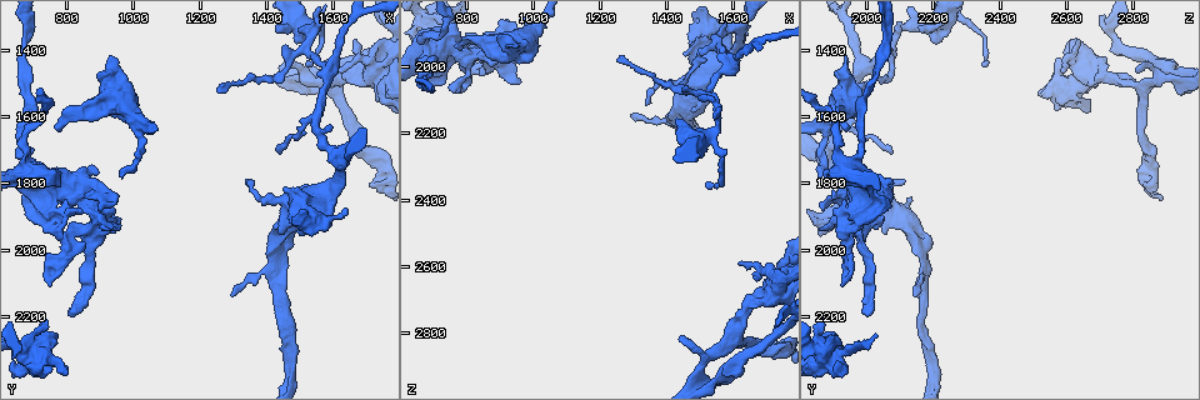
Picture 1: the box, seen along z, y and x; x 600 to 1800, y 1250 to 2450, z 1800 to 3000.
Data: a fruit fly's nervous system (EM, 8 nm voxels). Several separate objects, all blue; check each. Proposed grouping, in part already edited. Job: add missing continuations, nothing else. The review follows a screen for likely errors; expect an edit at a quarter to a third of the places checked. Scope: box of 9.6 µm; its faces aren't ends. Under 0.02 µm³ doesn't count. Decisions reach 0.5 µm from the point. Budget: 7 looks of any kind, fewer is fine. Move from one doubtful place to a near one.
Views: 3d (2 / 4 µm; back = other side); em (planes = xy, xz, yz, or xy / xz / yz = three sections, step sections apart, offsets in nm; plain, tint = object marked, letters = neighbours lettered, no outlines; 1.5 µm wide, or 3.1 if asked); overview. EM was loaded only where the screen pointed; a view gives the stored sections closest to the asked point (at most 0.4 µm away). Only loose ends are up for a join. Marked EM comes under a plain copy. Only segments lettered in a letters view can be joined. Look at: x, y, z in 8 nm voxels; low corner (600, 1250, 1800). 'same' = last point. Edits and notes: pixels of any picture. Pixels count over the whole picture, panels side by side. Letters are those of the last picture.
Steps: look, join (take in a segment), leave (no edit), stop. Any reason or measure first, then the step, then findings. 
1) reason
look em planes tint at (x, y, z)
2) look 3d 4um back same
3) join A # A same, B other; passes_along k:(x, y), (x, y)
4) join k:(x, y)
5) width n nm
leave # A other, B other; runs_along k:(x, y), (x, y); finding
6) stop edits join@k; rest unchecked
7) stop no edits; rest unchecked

tapers out
look em xy step 8 tint at (1520, 1440, 2340)

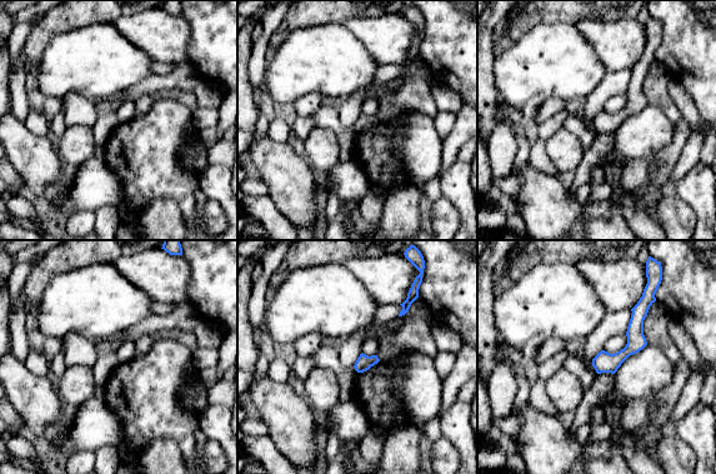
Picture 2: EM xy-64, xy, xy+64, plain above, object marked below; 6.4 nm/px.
cut it another way
look em planes letters same

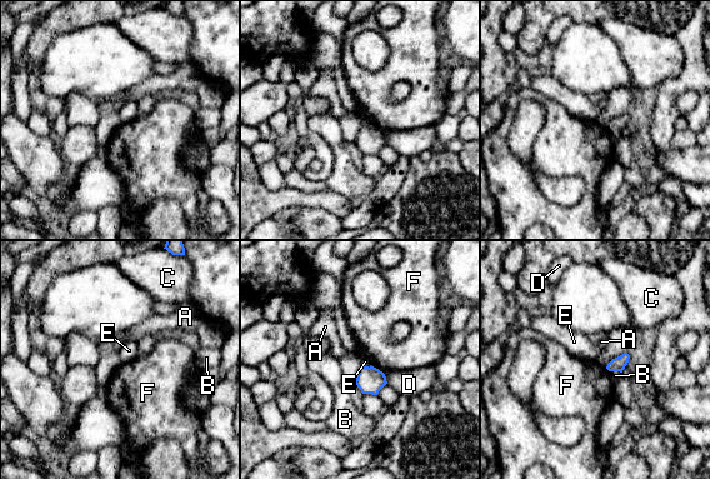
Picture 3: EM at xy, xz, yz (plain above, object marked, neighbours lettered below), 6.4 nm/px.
width 90 nm
leave # A other, B other, C other, D other, E other, F other; border 3:(363, 364), (373, 367); none of them fits

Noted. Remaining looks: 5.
branch stops here
look 3d 2um at (1620, 1460, 2580)

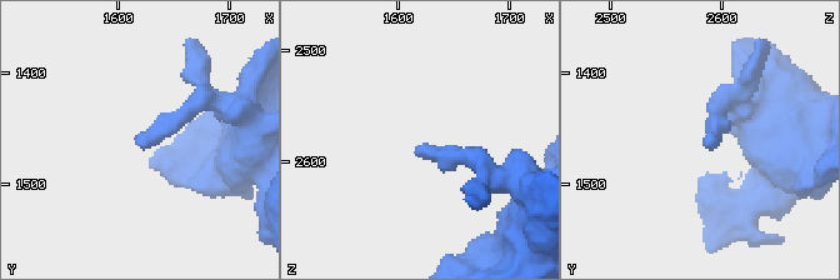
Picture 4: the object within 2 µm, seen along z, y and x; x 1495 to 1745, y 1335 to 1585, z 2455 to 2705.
look em planes letters at (1618, 1454, 2590)

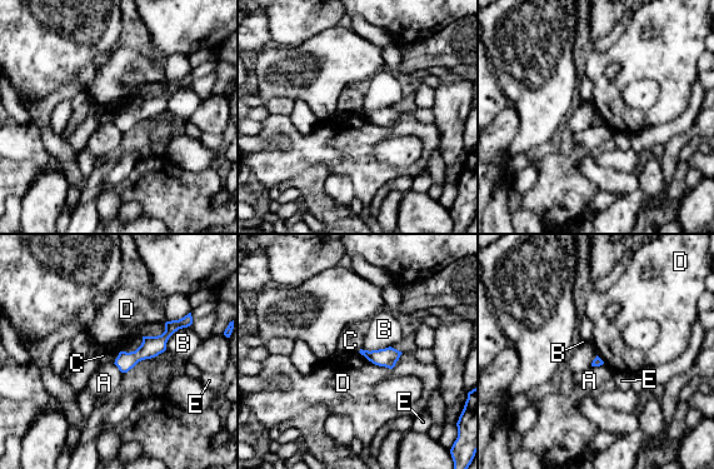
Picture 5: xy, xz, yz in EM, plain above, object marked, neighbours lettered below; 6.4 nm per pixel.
leave # A other, B other, C other, D other, E other; border 5:(359, 352), (389, 368), (403, 353); none of them fits

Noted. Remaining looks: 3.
free end
look 3d 4um at (1440, 1460, 2820)

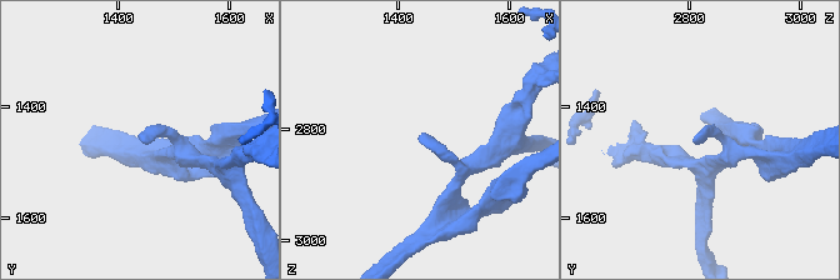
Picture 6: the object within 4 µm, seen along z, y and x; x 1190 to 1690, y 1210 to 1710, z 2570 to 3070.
shape alone is not enough
look em planes letters at (1435, 1455, 2815)

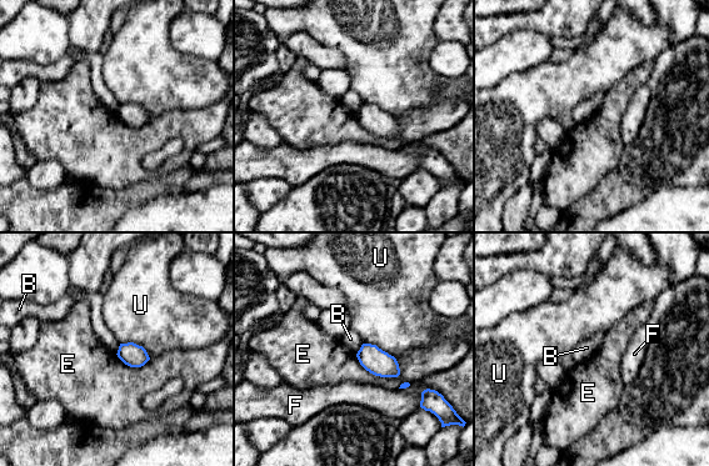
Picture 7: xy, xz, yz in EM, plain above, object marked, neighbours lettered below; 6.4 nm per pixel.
longest_contact E 320 nm
leave # B other, E other, F other, U other; no lettered segment goes on from it

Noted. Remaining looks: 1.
stop no edits; rest unchecked

